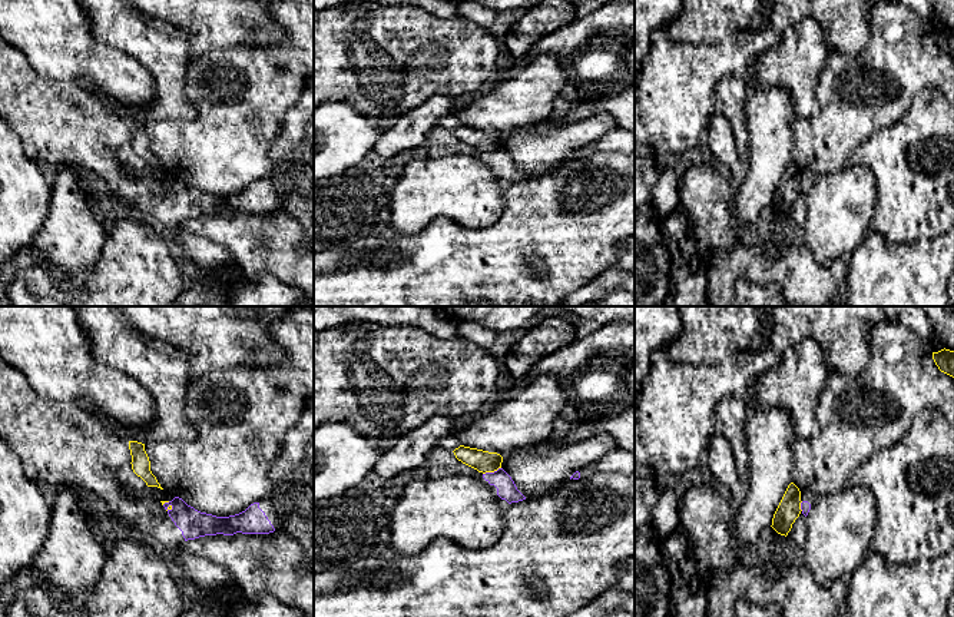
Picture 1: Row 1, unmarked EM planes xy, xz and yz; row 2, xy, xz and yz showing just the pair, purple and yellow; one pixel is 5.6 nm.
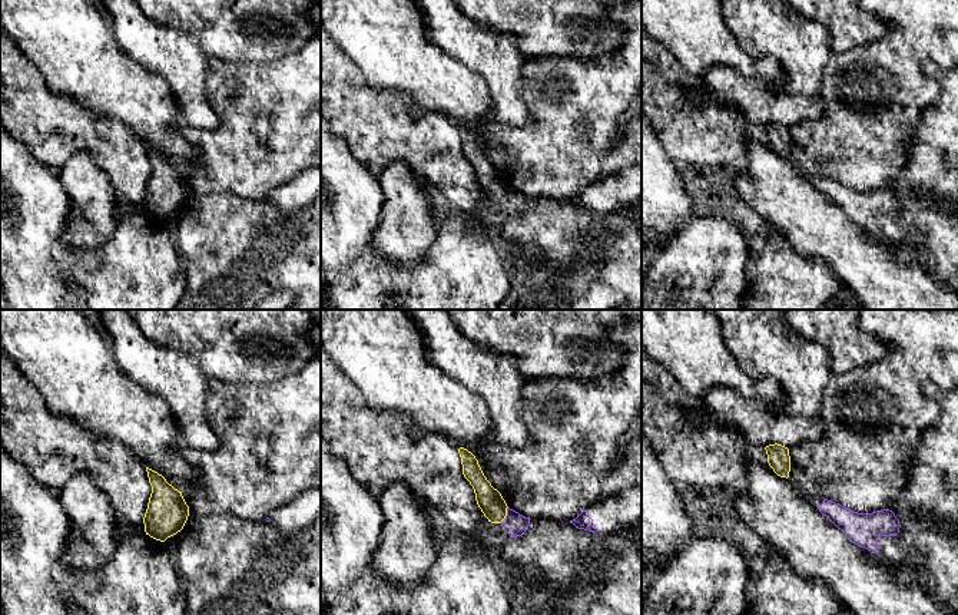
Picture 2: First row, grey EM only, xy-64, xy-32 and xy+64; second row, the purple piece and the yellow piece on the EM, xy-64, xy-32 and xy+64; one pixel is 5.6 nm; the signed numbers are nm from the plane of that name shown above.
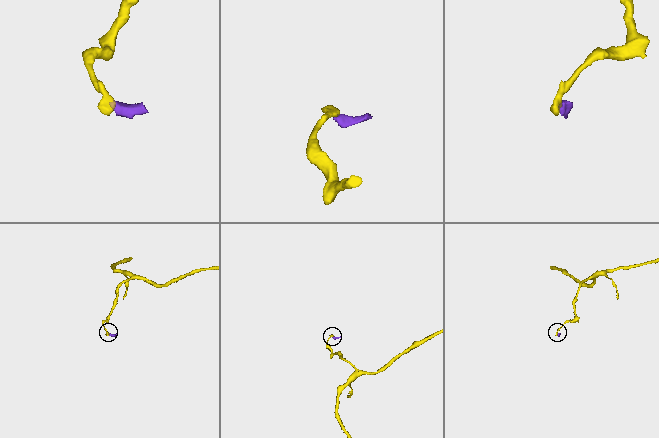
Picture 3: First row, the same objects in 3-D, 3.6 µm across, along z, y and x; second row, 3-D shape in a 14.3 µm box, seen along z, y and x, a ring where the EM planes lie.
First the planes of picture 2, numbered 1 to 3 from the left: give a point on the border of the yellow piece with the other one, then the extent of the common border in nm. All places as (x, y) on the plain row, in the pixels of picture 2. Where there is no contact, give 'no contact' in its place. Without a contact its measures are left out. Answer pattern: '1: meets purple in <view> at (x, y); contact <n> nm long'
1: no contact
2: meets purple in xy-32 at (507, 194); contact 100 nm long
3: no contact

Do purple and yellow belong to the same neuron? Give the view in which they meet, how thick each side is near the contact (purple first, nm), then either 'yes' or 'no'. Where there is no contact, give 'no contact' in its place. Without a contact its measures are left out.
xz | 110/120 nm | no

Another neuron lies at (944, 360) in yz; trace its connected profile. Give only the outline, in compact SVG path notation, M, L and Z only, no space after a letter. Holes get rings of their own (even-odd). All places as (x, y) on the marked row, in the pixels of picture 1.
M944 348L933 352L933 359L941 372L954 378L954 351Z

